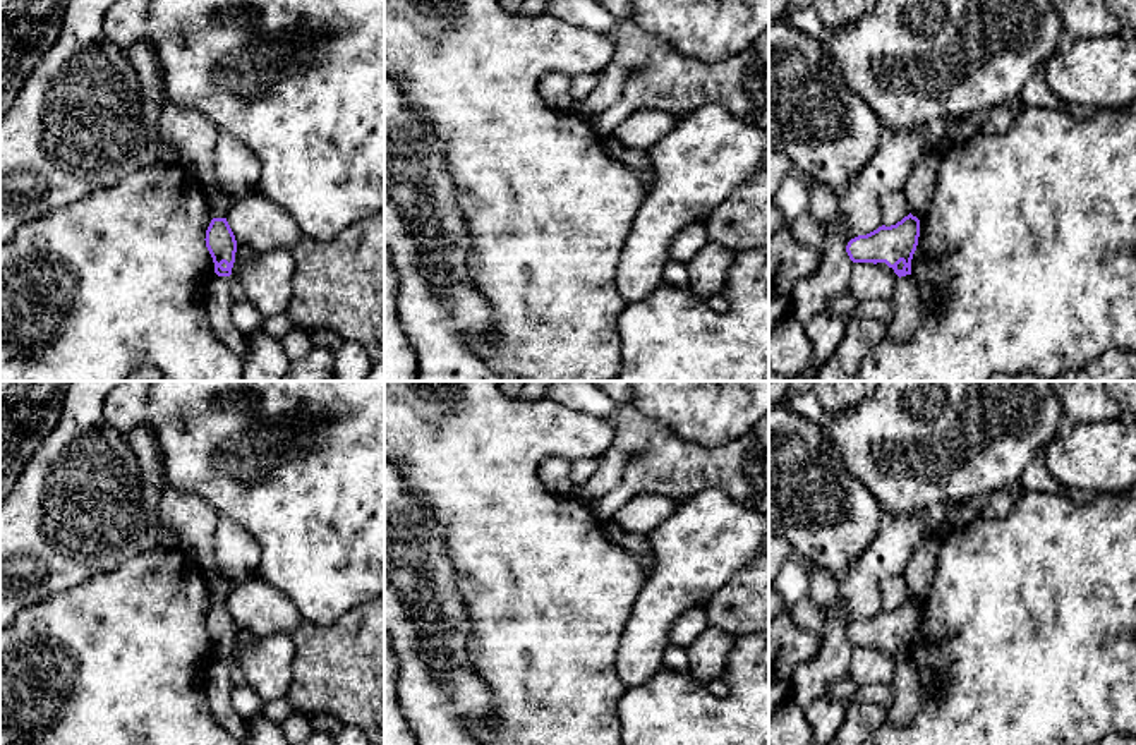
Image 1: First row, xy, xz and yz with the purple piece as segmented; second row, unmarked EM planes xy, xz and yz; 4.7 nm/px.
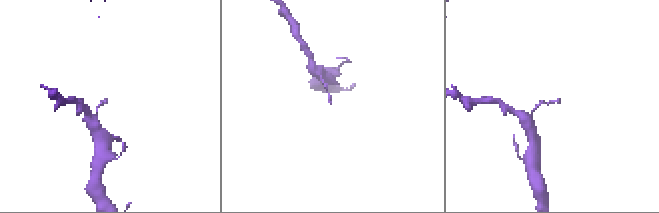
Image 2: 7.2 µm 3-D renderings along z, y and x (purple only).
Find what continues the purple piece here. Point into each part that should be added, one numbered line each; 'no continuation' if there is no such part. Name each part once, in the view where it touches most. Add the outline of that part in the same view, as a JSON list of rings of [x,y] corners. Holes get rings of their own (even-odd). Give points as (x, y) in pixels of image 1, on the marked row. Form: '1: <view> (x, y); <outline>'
no continuation

